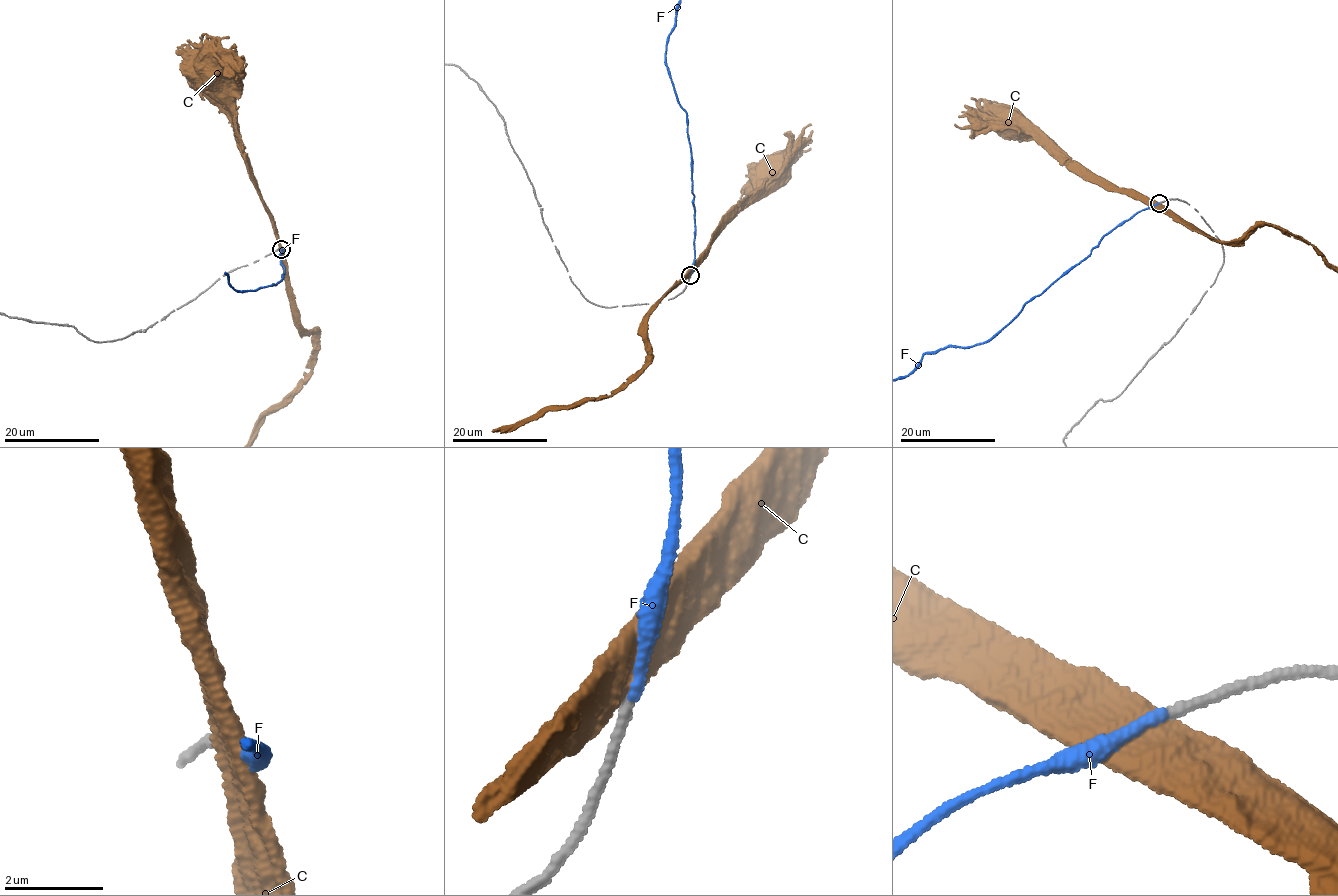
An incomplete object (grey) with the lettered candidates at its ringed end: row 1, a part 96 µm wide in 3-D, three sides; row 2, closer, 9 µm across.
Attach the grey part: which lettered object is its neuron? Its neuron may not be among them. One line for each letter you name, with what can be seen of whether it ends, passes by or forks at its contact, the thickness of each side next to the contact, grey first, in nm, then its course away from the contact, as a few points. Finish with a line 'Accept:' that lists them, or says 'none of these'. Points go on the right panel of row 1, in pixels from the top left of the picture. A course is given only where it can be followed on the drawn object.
F: It ends there. Thickness 200 nm (grey) against 220 nm
Accept: F

